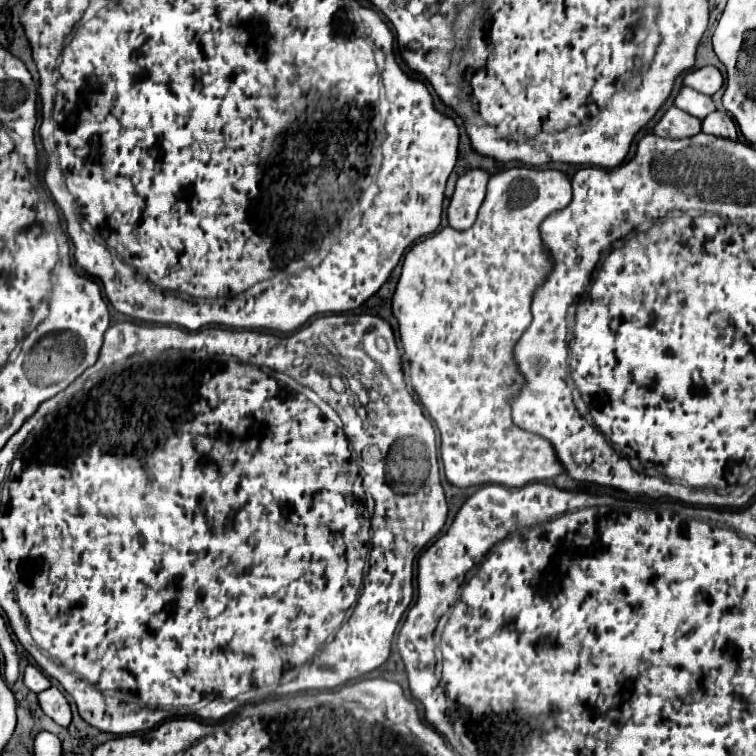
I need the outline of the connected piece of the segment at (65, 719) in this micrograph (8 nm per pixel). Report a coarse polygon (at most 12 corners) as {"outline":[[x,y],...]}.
{"outline":[[52,686],[38,694],[40,708],[60,726],[72,720],[70,704]]}

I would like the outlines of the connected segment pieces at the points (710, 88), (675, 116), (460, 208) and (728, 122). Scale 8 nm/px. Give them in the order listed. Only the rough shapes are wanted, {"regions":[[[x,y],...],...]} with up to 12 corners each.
{"regions":[[[714,66],[692,70],[684,86],[712,96],[722,86],[722,72]],[[670,106],[654,126],[662,138],[700,132],[700,120]],[[480,168],[458,178],[448,224],[466,230],[486,196],[490,174]],[[714,110],[702,120],[702,132],[712,136],[738,136],[734,120]]]}

